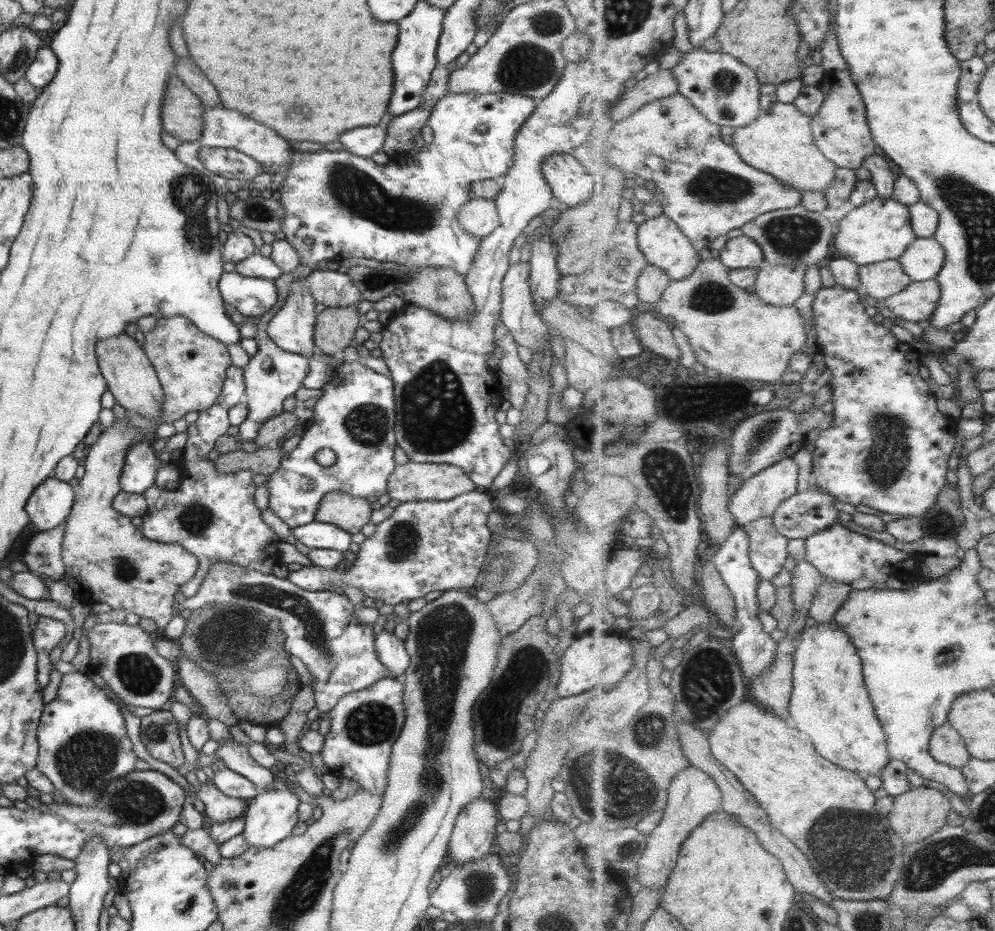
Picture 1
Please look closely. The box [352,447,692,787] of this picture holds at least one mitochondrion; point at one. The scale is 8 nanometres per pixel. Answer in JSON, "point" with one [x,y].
{"point":[496,712]}

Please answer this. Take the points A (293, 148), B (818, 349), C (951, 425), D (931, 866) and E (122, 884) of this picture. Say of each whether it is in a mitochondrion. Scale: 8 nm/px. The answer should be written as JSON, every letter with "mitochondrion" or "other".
{"A":"other","B":"other","C":"other","D":"mitochondrion","E":"other"}

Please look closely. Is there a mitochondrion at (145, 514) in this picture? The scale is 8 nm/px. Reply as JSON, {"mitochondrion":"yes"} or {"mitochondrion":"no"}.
{"mitochondrion":"no"}

